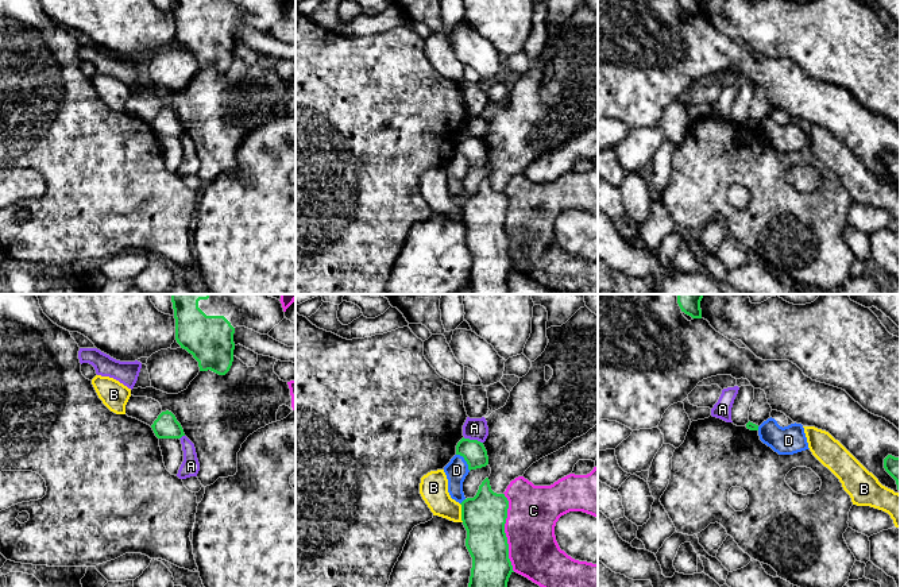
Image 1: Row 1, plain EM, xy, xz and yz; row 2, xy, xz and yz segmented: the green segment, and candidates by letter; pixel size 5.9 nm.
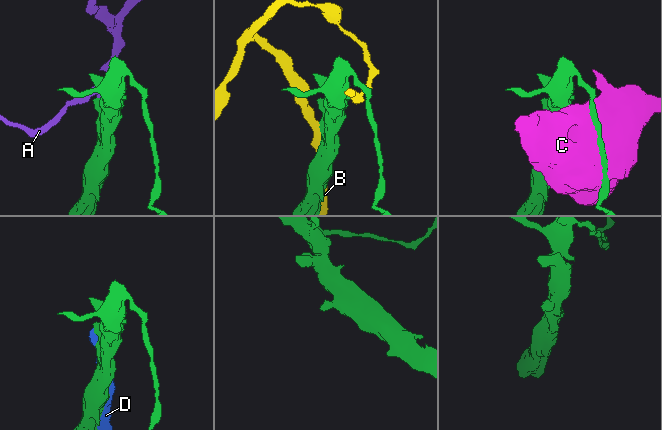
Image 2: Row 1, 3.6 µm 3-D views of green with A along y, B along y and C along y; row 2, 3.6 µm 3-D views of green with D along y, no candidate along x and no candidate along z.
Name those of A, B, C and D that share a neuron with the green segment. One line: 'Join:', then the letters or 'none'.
Join: none

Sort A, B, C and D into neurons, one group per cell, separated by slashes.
A D / B / C

